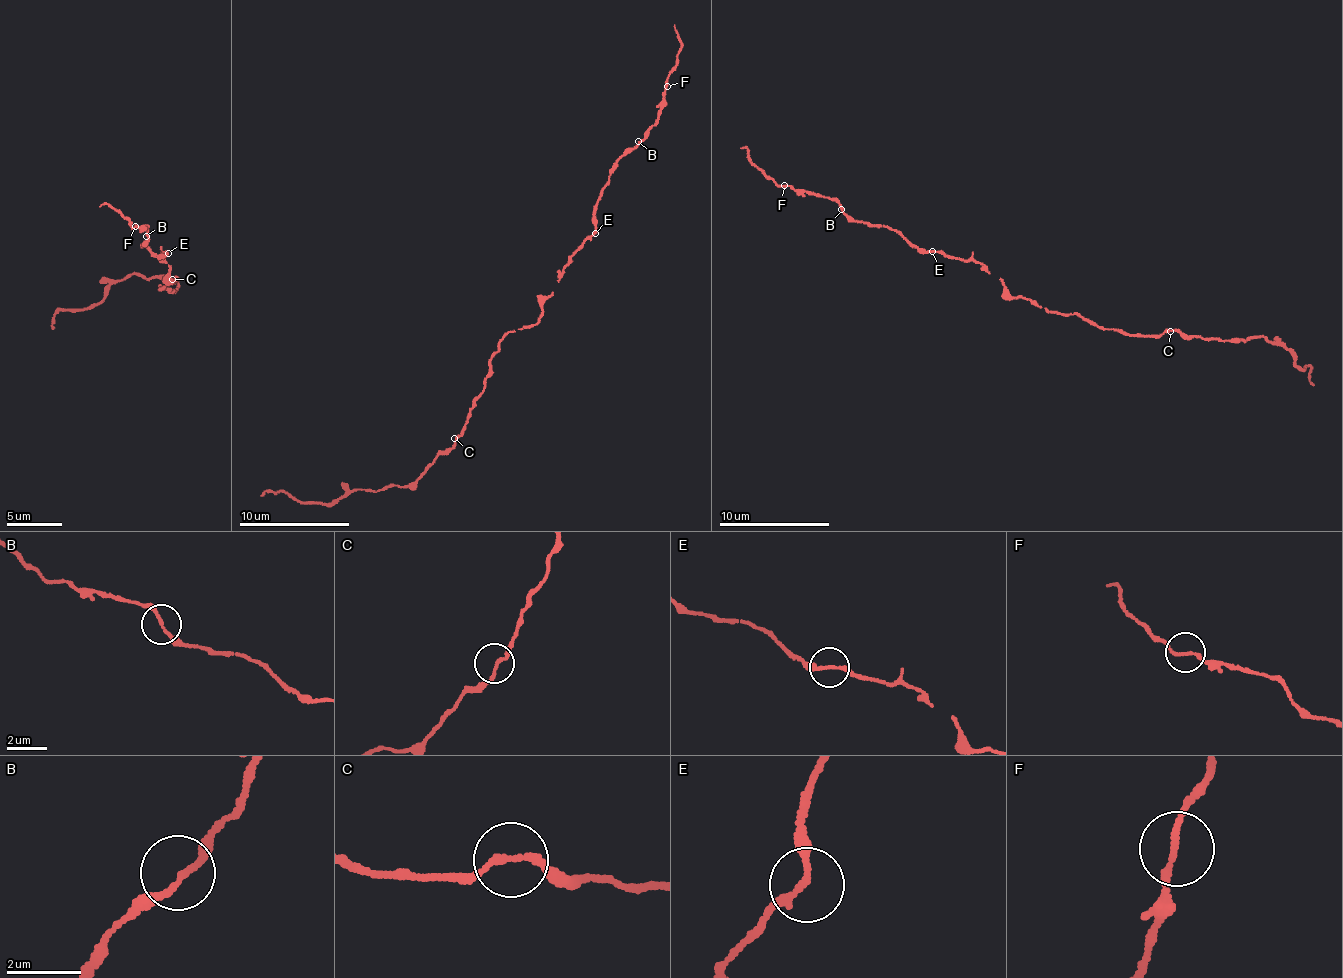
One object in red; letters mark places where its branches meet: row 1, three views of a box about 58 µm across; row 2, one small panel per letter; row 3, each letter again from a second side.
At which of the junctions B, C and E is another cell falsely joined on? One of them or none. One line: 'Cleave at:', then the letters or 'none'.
Cleave at: none

